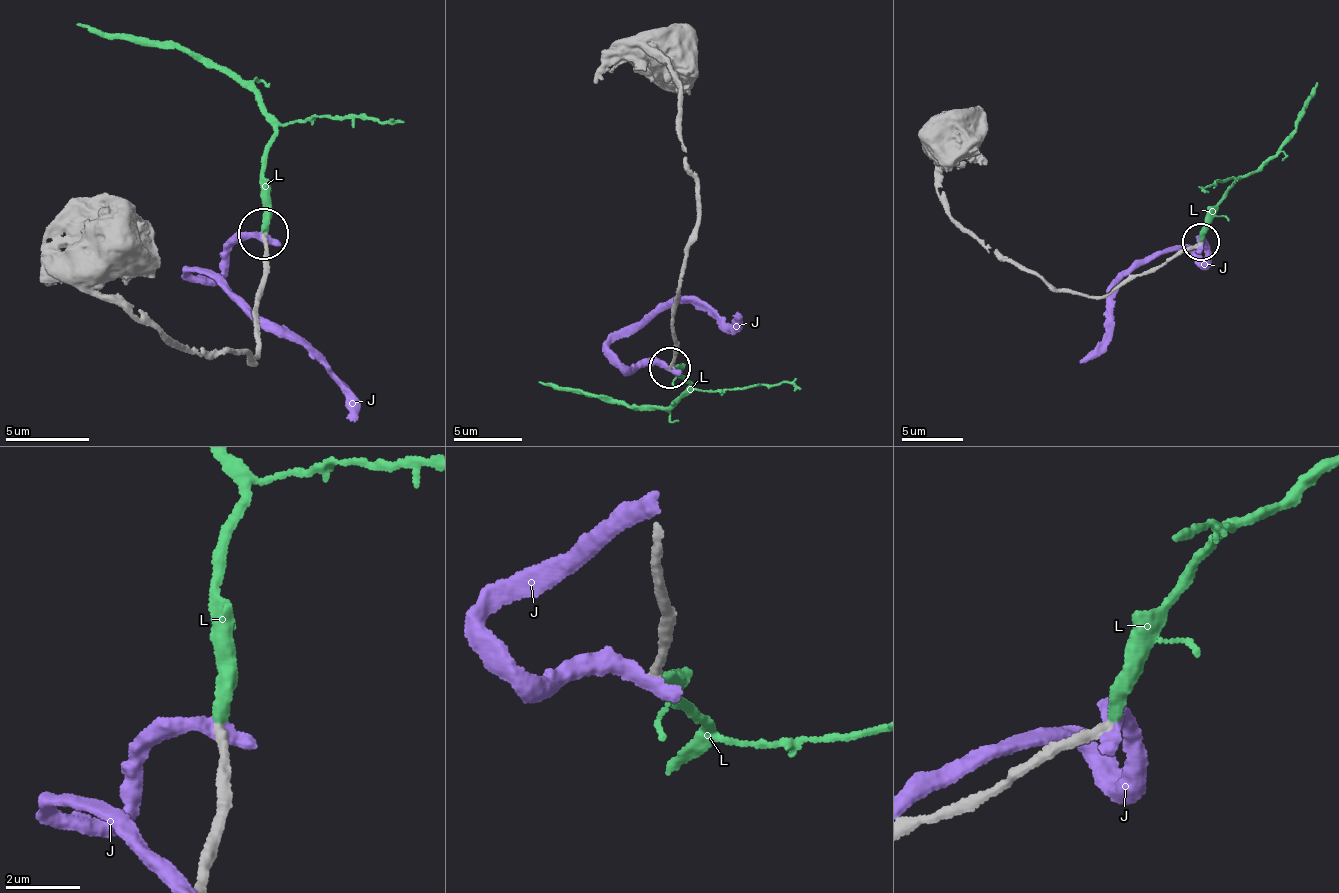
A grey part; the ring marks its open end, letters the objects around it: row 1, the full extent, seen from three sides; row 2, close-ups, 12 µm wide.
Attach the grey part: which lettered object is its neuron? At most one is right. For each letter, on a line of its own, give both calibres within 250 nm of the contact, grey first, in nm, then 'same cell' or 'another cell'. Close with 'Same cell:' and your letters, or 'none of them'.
J: calibres 300 and 500 nm; another cell
L: calibres 240 and 360 nm; same cell
Same cell: L

